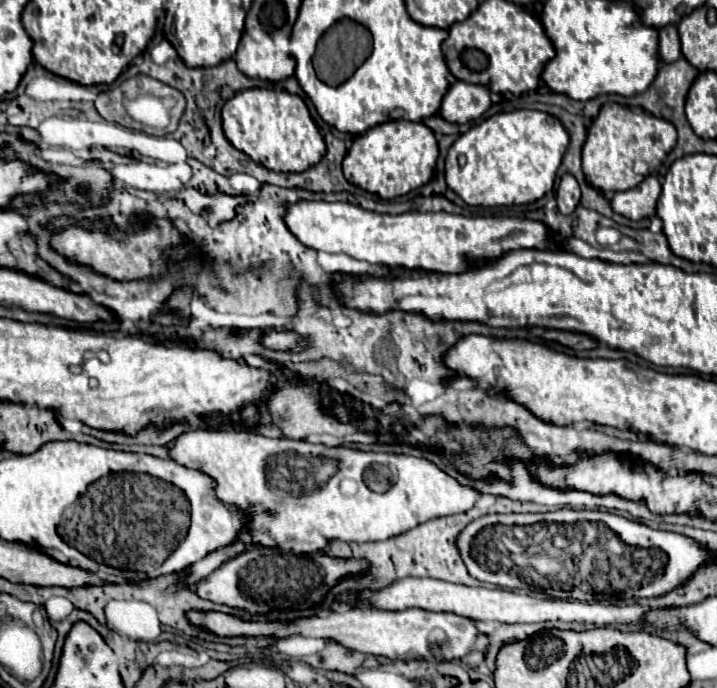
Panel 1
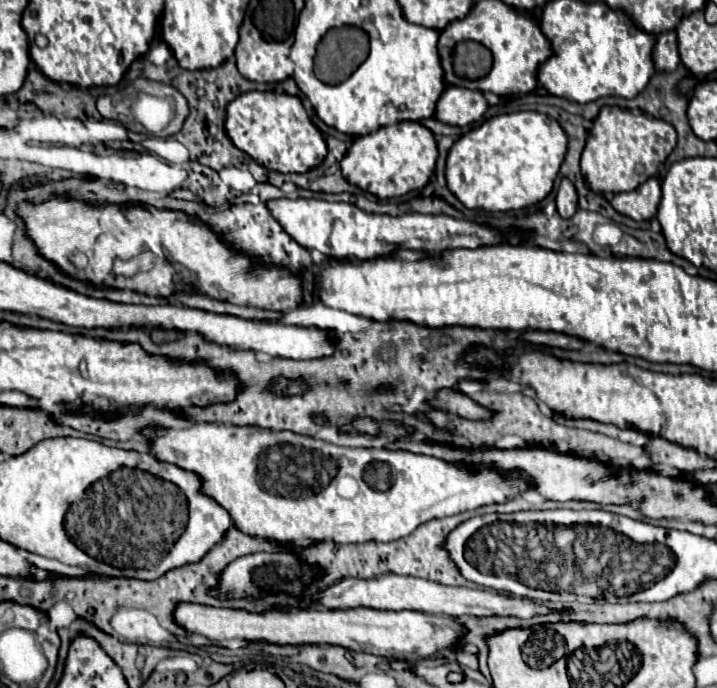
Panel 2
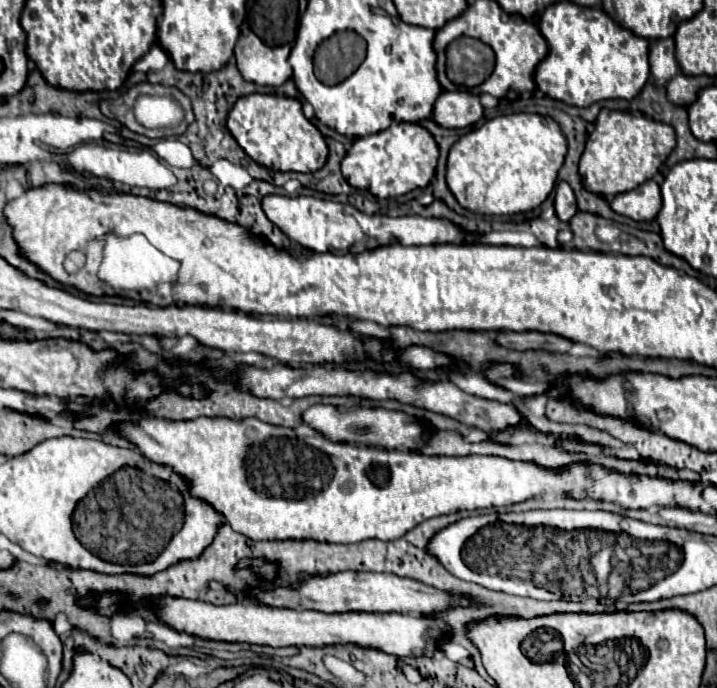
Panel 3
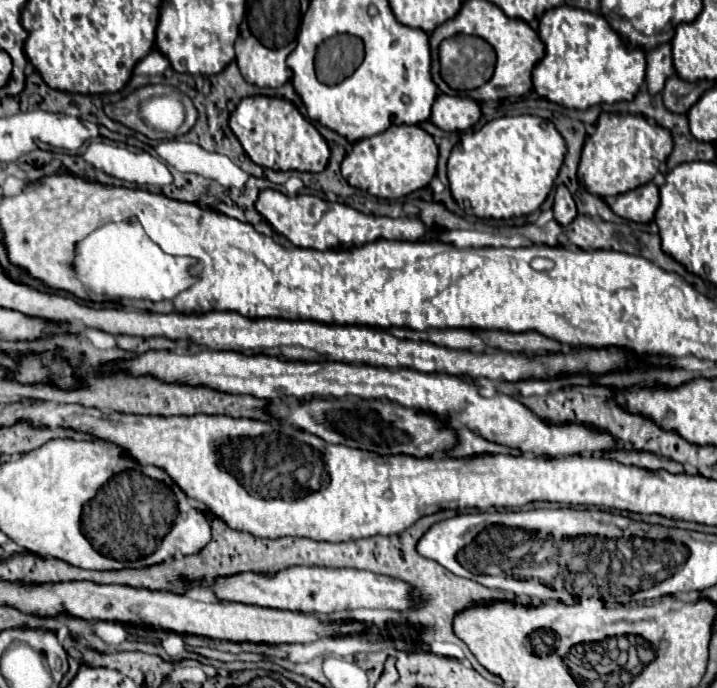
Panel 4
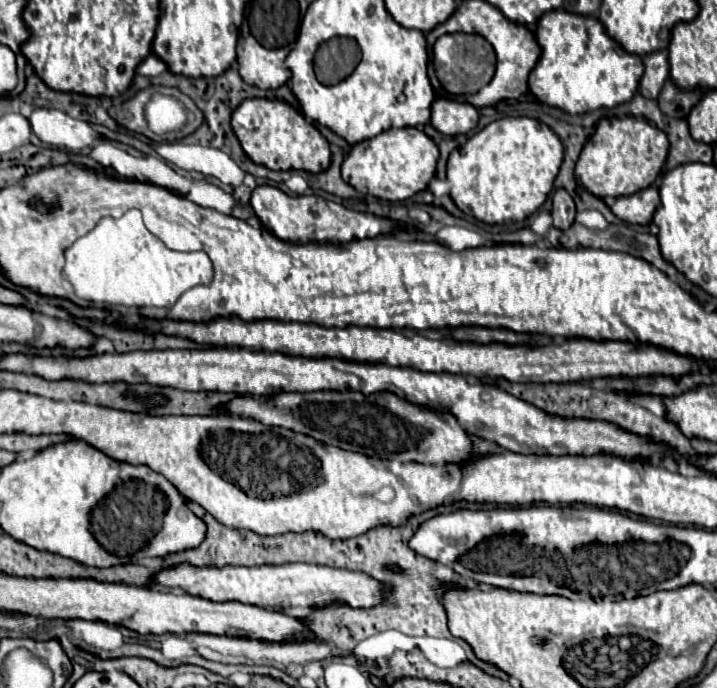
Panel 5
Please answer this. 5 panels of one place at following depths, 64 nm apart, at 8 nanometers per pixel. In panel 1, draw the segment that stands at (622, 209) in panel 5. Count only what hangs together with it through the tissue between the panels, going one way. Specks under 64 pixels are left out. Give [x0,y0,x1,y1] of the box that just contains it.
[610,174,660,220]

